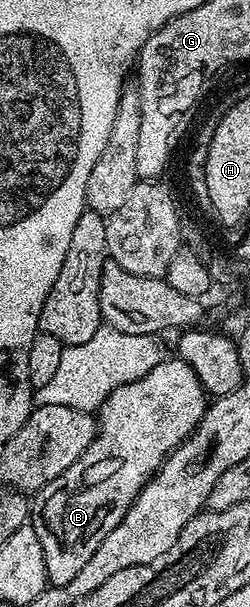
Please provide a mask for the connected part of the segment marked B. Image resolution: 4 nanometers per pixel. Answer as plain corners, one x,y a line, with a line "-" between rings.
161,358
160,363
146,373
146,377
114,389
114,393
110,393
100,407
96,436
94,441
90,441
86,453
82,453
82,457
78,457
78,461
62,473
62,477
54,477
50,485
35,492
30,507
30,526
38,533
38,541
42,541
42,557
46,557
46,573
53,588
70,585
74,576
82,573
86,561
94,557
94,549
98,549
98,545
106,541
110,529
117,527
122,517
126,517
126,509
130,509
132,502
140,496
140,491
151,481
153,473
163,465
164,458
202,421
210,402
202,381
198,381
198,373
194,373
186,361
171,358

